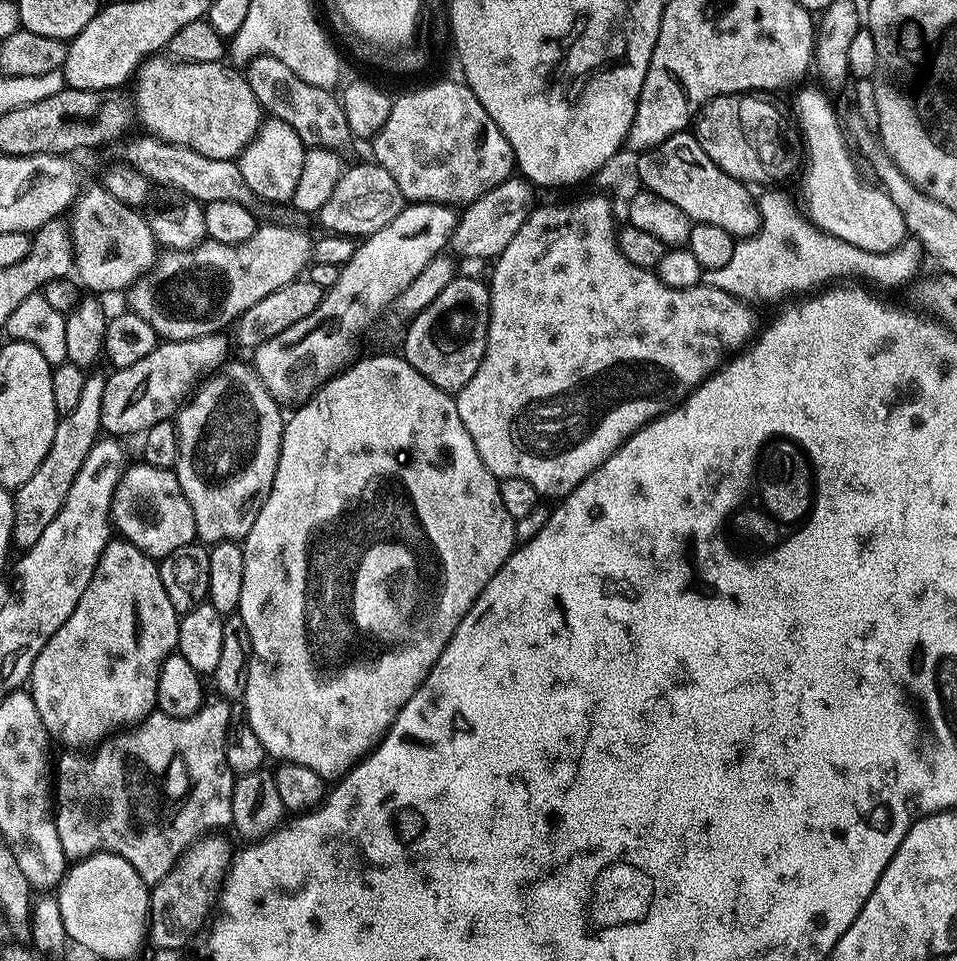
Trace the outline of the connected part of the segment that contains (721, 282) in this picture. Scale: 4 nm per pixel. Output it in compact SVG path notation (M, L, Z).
M784 192L759 193L758 203L760 231L755 236L741 239L734 246L734 255L722 270L704 272L702 276L703 283L726 290L726 294L734 298L745 302L784 300L787 296L800 298L837 282L867 282L894 288L914 279L920 268L922 249L915 238L905 239L899 248L890 252L858 250L858 246L850 246L850 242L842 242L842 238L824 232L819 225L812 223L801 205L799 208Z

